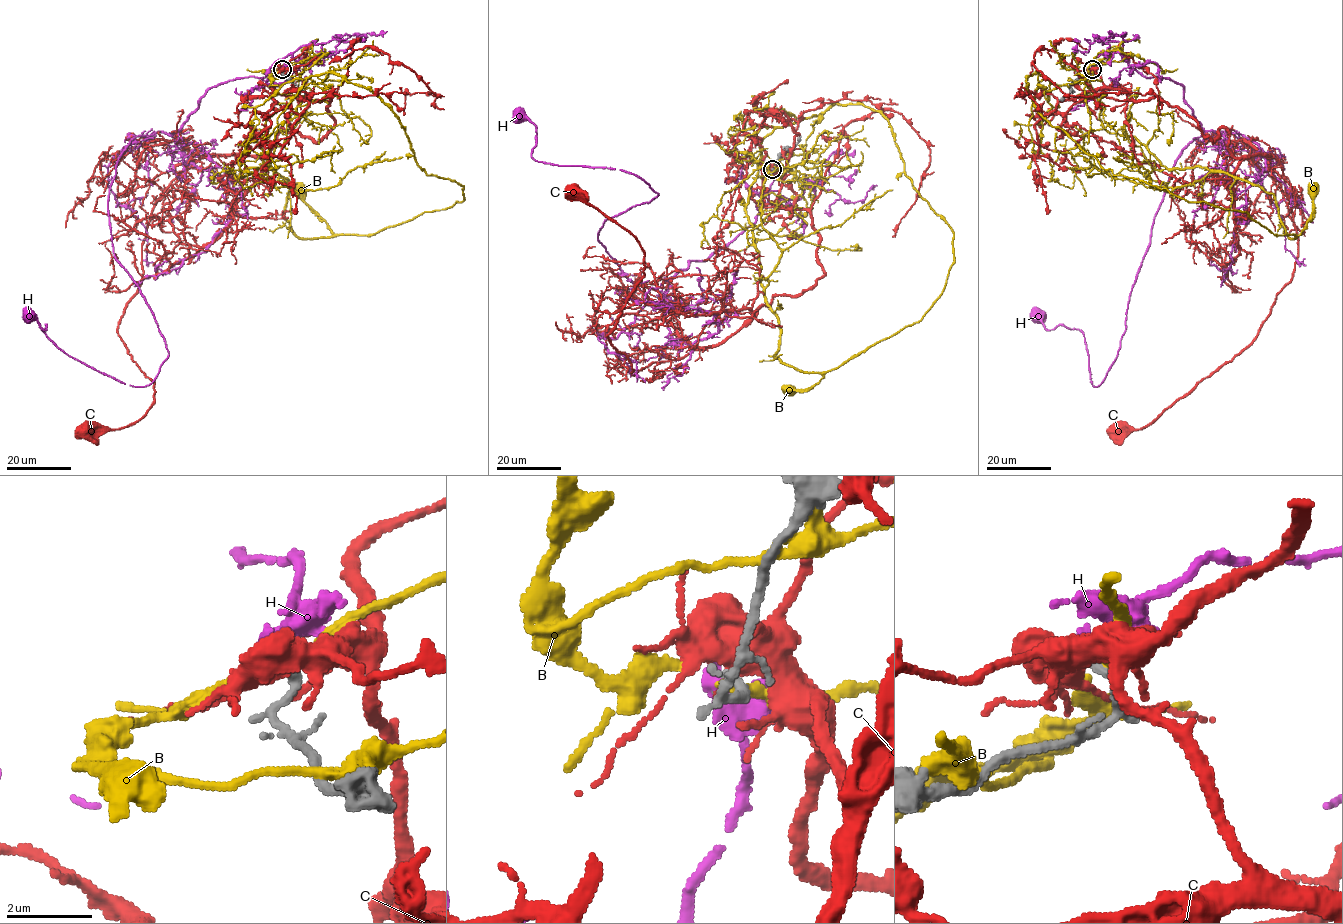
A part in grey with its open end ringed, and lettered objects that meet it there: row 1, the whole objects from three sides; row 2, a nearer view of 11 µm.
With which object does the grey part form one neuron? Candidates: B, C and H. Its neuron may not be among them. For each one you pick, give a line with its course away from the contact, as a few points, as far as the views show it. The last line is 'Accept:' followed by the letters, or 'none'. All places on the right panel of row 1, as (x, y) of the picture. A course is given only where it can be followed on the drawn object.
H: Its course: (1092, 69), (1125, 60), (1177, 82), (1205, 130), (1224, 133), (1176, 162), (1098, 386), (1084, 335), (1038, 314)
Accept: H

